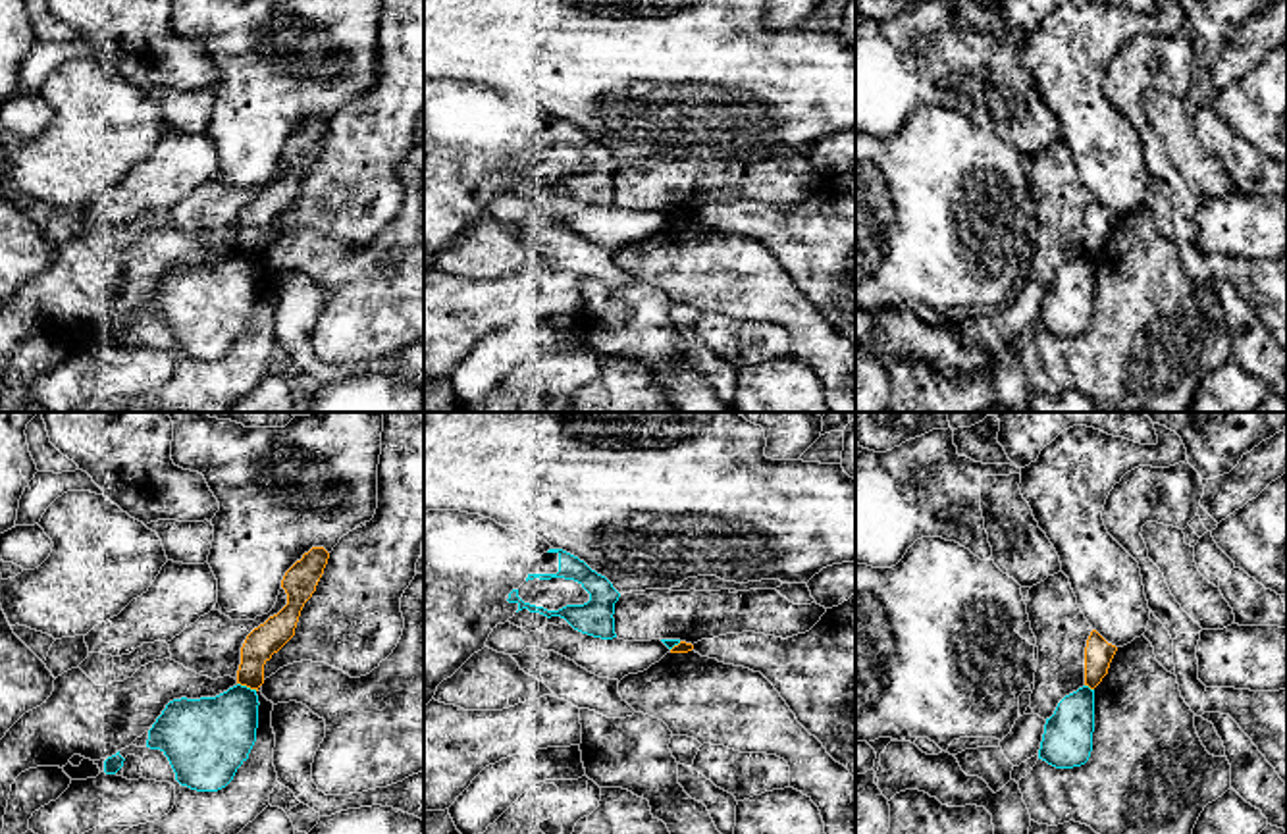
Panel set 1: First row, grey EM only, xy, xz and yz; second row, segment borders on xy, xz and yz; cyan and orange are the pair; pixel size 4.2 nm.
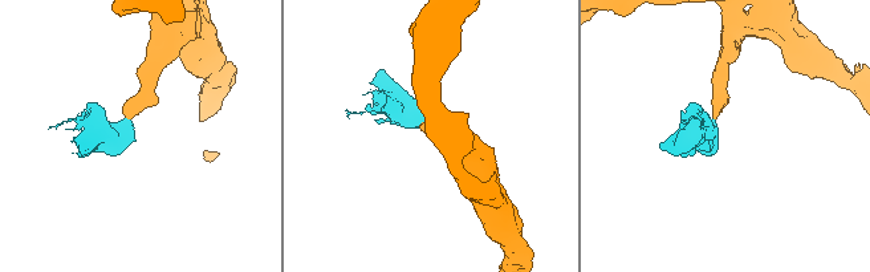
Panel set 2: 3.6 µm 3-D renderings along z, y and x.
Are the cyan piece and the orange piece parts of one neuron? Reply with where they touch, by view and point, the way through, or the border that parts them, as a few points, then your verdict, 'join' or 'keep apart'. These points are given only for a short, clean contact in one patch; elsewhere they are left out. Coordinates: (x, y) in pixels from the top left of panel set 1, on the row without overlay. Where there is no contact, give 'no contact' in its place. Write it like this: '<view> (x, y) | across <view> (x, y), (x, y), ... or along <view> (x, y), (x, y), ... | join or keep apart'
xy (245, 255) | along xy (237, 251), (257, 259) | keep apart

